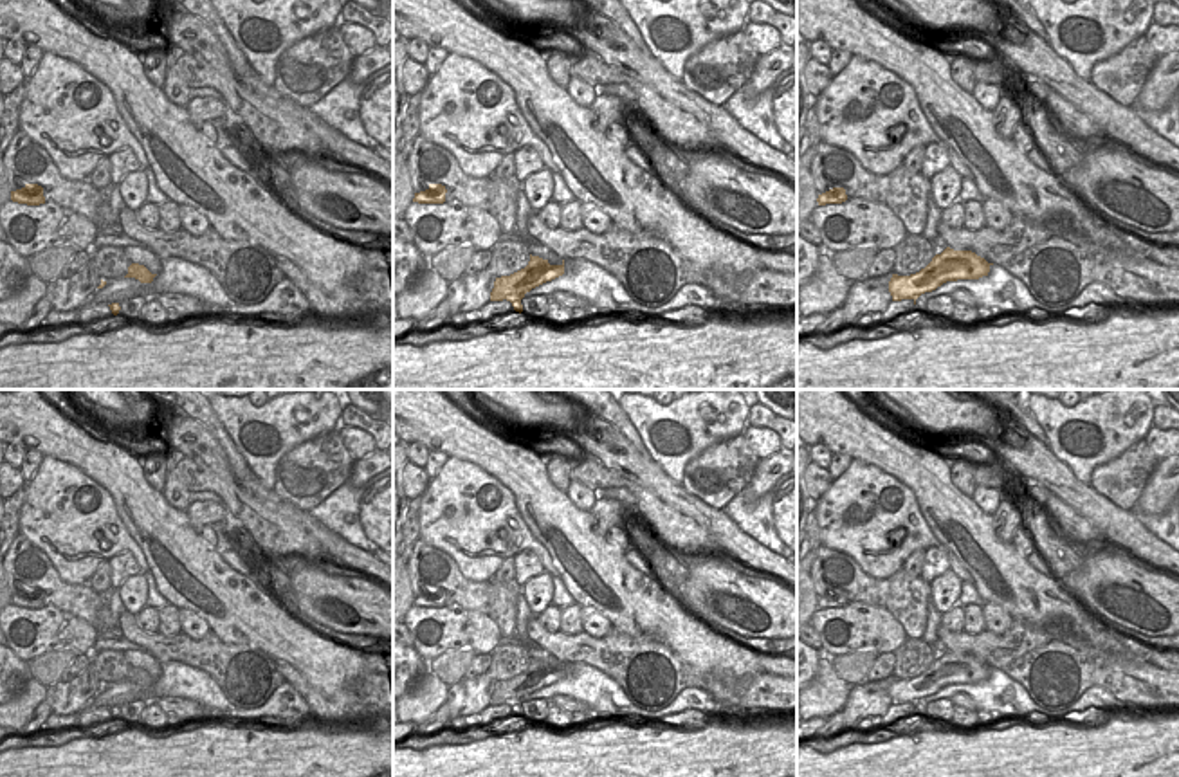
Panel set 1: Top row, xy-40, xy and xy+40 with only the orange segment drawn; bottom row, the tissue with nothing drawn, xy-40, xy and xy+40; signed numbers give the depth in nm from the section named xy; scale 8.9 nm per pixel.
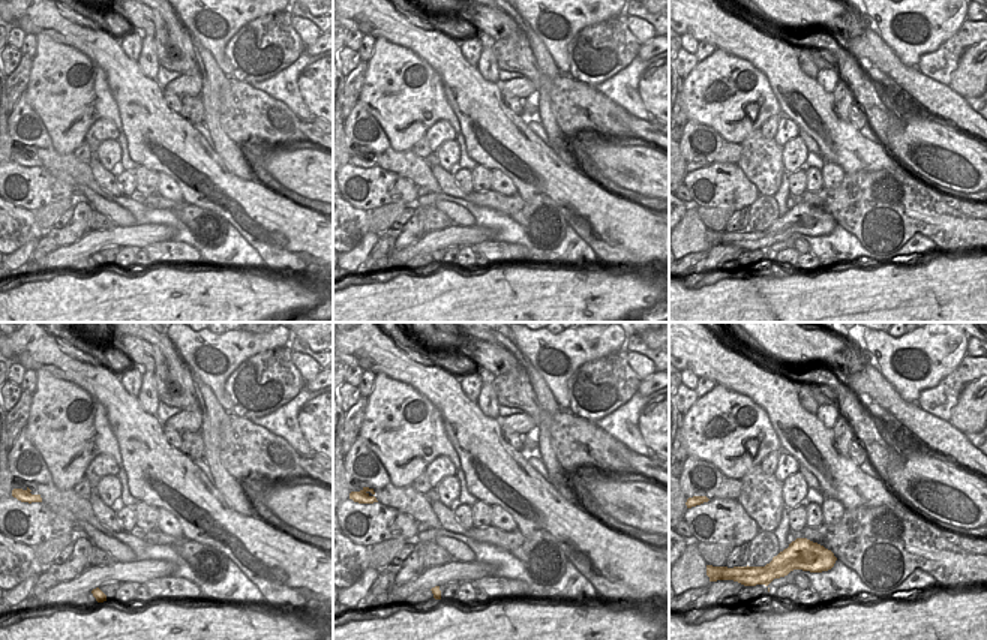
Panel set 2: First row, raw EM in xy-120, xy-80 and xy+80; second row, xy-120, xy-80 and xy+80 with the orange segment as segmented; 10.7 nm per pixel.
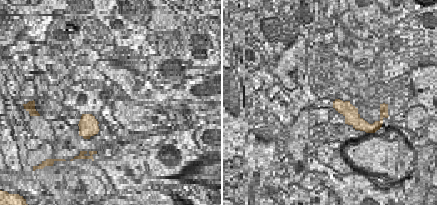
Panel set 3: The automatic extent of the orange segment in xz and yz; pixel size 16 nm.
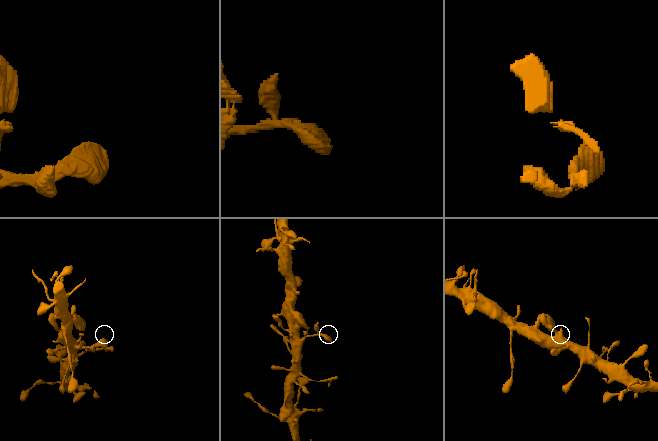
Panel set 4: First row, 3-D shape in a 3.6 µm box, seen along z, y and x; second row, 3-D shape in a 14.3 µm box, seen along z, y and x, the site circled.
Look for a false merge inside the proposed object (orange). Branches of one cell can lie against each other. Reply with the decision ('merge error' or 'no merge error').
no merge error

